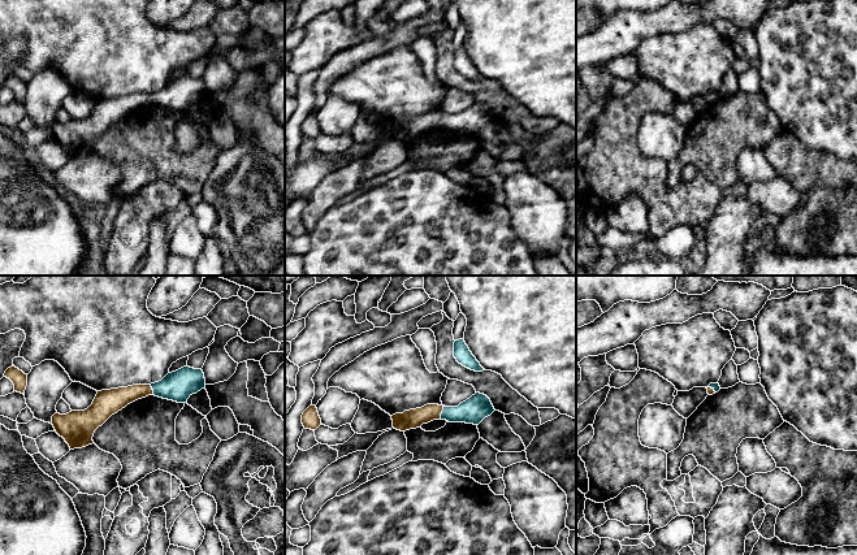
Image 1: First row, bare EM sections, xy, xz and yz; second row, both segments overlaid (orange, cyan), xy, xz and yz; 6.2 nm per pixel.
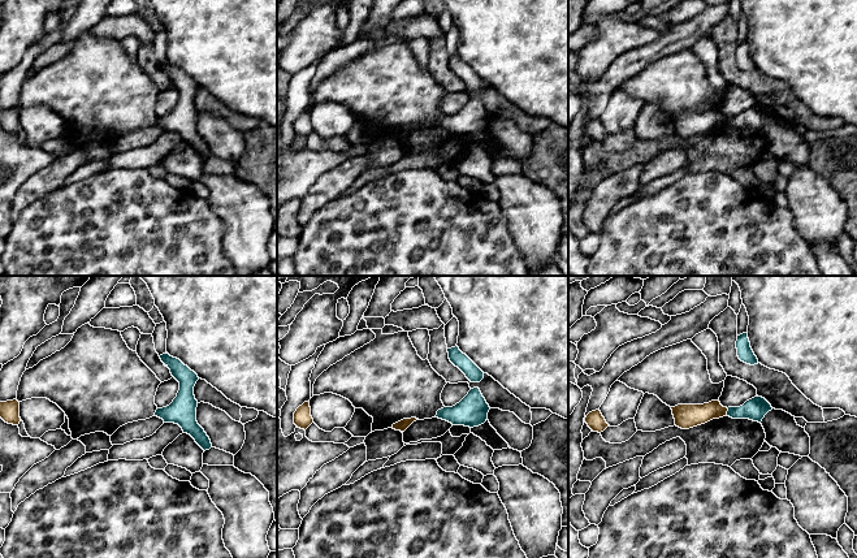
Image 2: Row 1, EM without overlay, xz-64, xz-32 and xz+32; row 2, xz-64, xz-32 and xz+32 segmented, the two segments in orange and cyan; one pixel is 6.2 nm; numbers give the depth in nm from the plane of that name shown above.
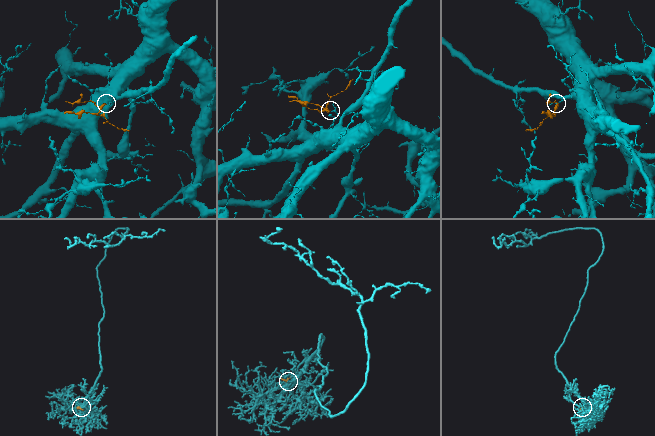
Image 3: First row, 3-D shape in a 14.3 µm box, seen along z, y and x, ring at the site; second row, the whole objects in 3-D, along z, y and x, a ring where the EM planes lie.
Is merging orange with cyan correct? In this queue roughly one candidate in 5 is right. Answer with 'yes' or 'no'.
yes

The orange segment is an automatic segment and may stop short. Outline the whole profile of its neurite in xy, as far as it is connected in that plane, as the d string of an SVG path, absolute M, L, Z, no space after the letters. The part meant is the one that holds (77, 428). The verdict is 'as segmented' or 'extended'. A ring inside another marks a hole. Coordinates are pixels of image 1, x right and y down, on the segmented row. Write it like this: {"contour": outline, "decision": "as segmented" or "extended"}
{"contour": "M183 367L151 385L133 385L98 391L87 409L72 411L66 415L56 412L52 416L52 425L56 433L69 445L70 450L82 448L92 445L95 430L127 404L148 395L177 403L187 403L192 394L204 387L205 378L203 370Z", "decision": "extended"}

